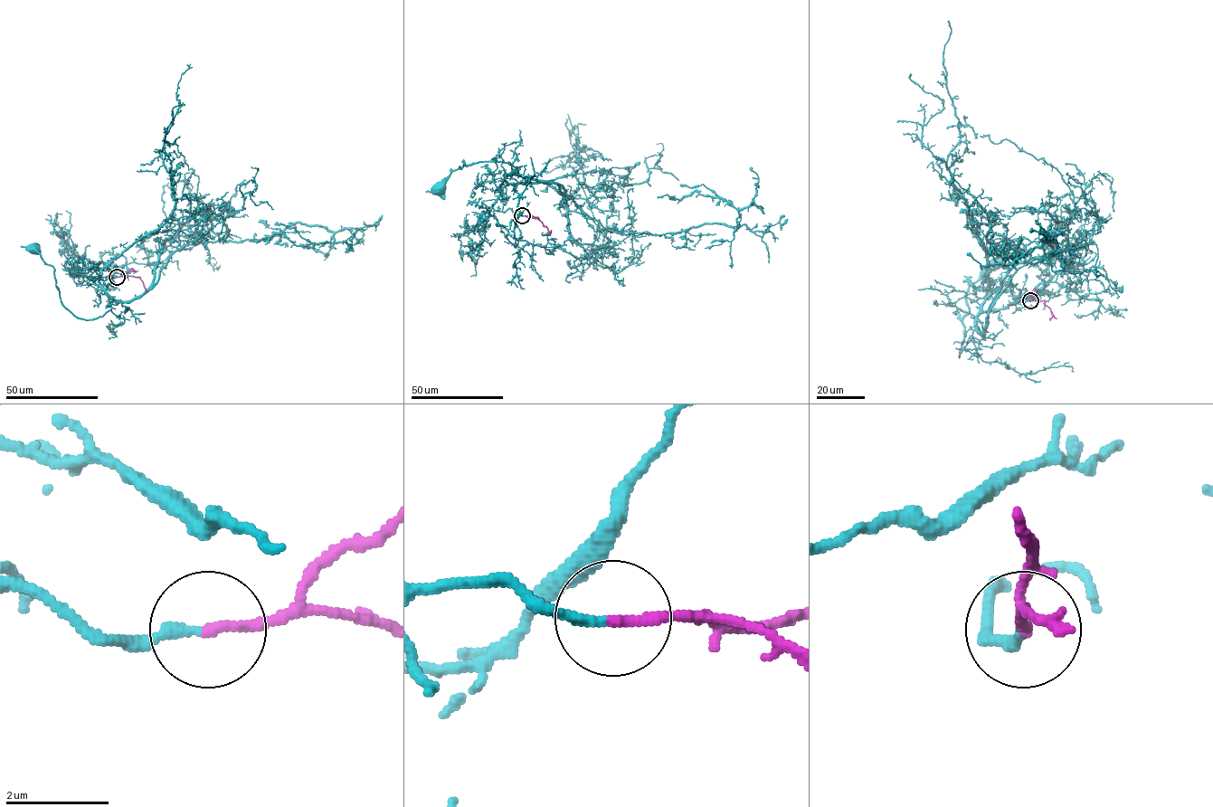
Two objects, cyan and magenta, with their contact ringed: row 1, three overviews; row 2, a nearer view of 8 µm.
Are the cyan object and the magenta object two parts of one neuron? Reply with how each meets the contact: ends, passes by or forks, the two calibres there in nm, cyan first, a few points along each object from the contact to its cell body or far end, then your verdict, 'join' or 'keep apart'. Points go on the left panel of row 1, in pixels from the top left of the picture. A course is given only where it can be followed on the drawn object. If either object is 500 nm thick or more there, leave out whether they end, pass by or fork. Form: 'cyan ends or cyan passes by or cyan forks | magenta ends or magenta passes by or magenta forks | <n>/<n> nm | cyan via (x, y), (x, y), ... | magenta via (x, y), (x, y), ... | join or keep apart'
cyan ends | magenta ends | 190/200 nm | cyan via (117, 277), (88, 277), (109, 298), (111, 308), (101, 316), (78, 318), (62, 304), (54, 268), (33, 248) | magenta via (117, 277), (138, 277), (146, 291) | join

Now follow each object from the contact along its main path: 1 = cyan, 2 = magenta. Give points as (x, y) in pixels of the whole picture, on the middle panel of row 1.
1: (522, 215), (510, 208), (493, 208), (502, 182), (516, 172), (506, 162), (464, 164), (452, 171), (439, 189)
2: (522, 215), (537, 218), (552, 231)

